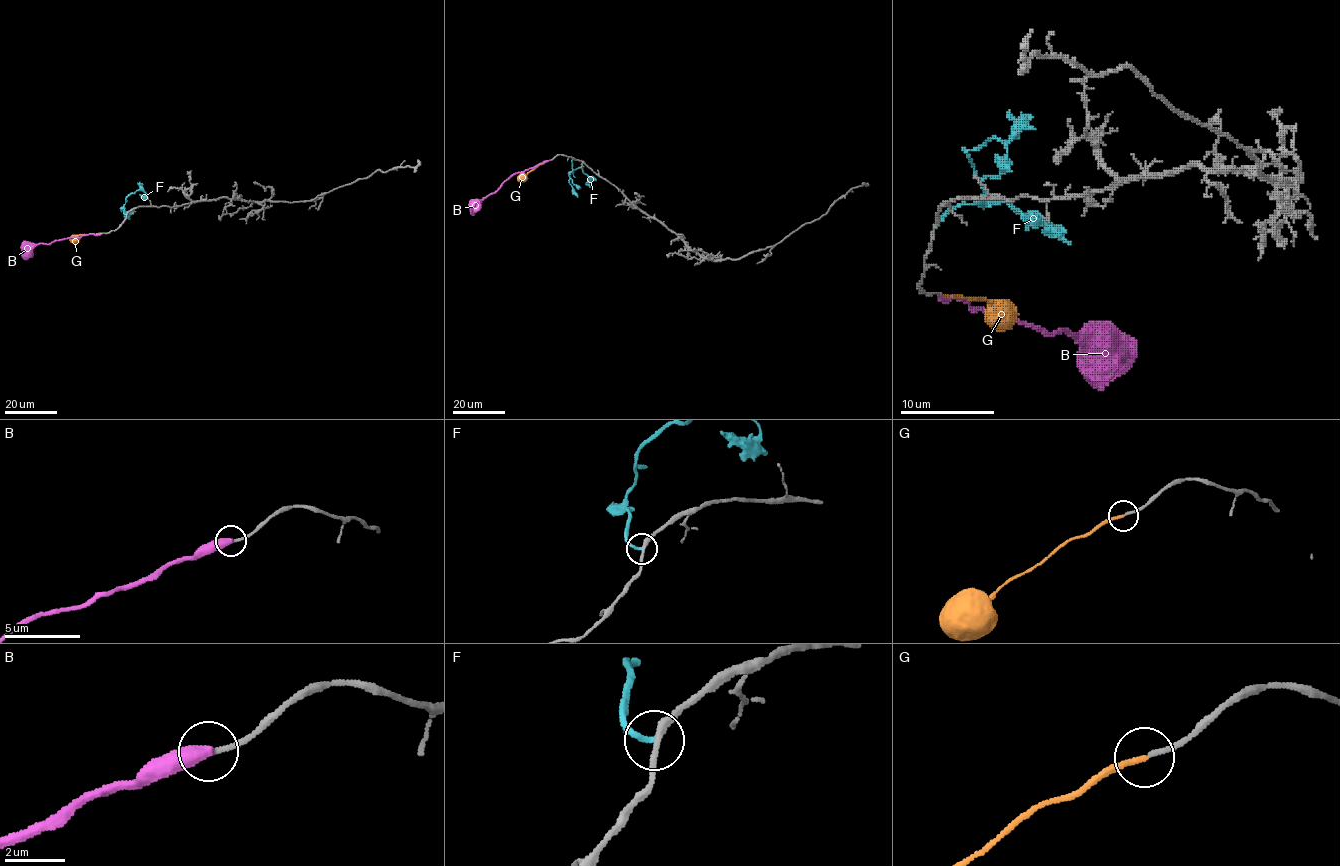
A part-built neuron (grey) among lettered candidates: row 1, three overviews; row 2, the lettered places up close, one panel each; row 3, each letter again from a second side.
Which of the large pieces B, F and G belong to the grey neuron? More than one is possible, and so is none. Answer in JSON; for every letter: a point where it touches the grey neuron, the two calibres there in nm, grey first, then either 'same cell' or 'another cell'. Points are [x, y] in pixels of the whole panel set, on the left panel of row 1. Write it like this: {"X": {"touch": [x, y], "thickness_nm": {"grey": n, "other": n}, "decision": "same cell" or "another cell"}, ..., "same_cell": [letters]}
{"B": {"touch": [101, 234], "thickness_nm": {"grey": 160, "other": 480}, "decision": "another cell"}, "F": {"touch": [126, 215], "thickness_nm": {"grey": 240, "other": 180}, "decision": "another cell"}, "G": {"touch": [101, 233], "thickness_nm": {"grey": 160, "other": 200}, "decision": "same cell"}, "same_cell": ["G"]}

